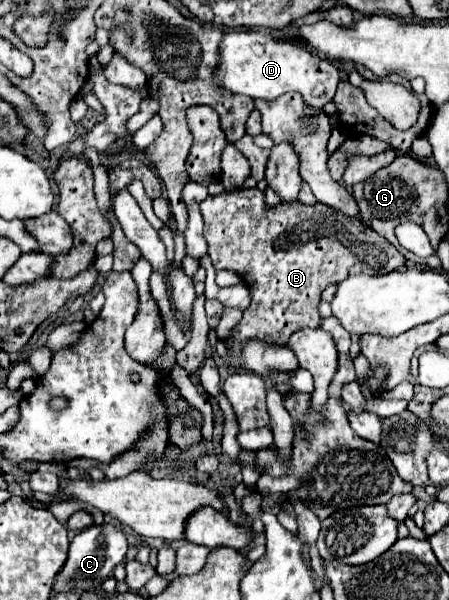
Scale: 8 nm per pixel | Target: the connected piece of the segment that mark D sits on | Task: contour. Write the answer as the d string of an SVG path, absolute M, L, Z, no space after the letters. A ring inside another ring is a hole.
M241 31L227 33L223 37L215 83L233 93L265 101L273 101L283 93L297 91L301 93L305 105L323 109L323 105L333 99L333 91L339 83L339 69L333 61L317 57L305 45L263 31Z

